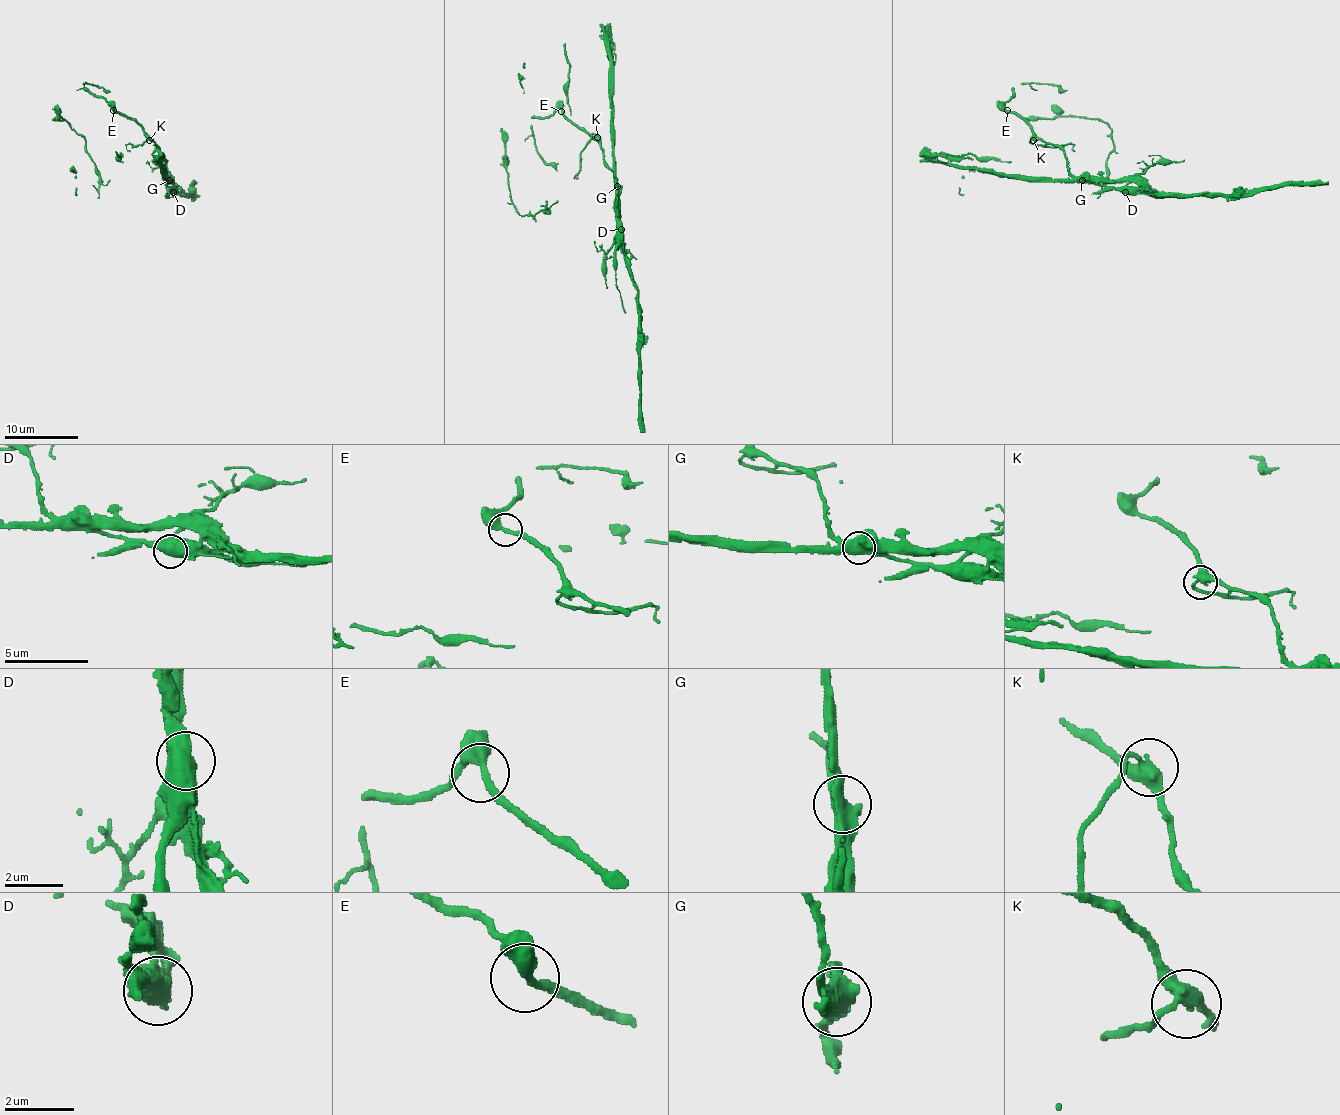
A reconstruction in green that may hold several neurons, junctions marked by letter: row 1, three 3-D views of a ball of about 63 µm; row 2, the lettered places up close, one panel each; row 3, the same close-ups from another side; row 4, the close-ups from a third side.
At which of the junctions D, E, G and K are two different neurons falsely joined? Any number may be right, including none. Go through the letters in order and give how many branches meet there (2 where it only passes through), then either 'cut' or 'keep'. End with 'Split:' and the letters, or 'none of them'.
D: branches 3; cut
E: branches 2; keep
G: branches 2; cut
K: branches 3; keep
Split: D, G

